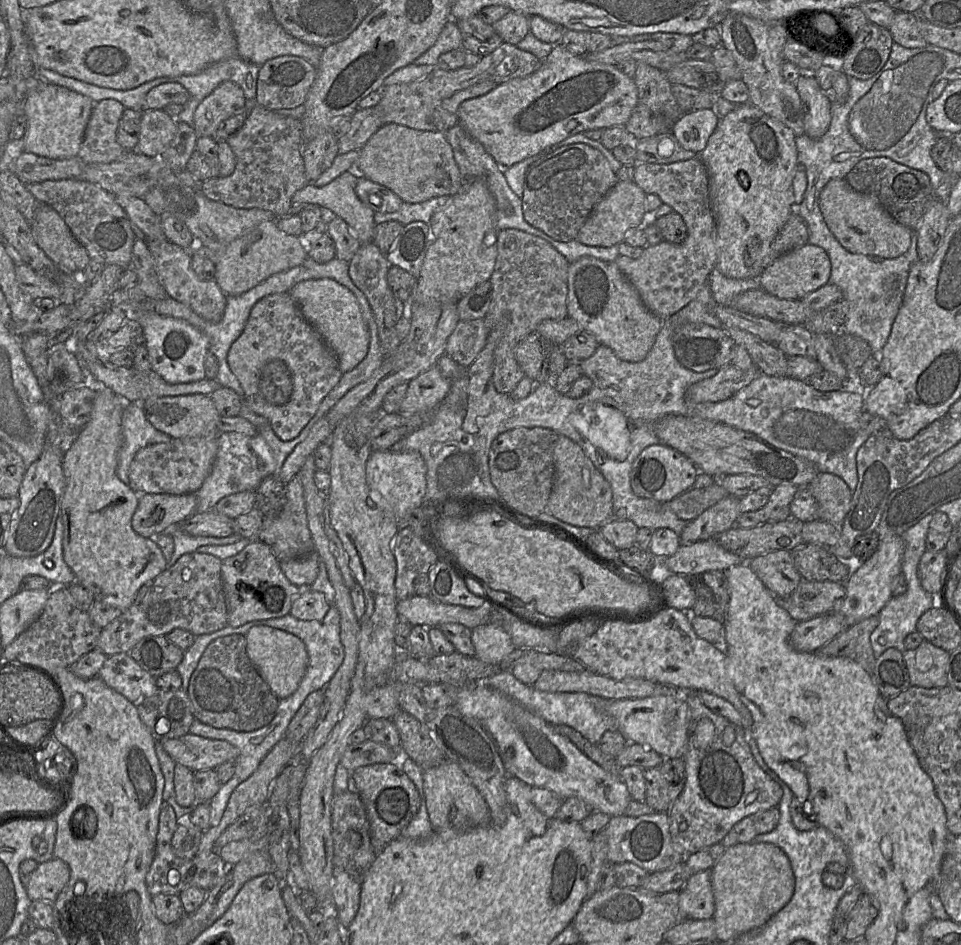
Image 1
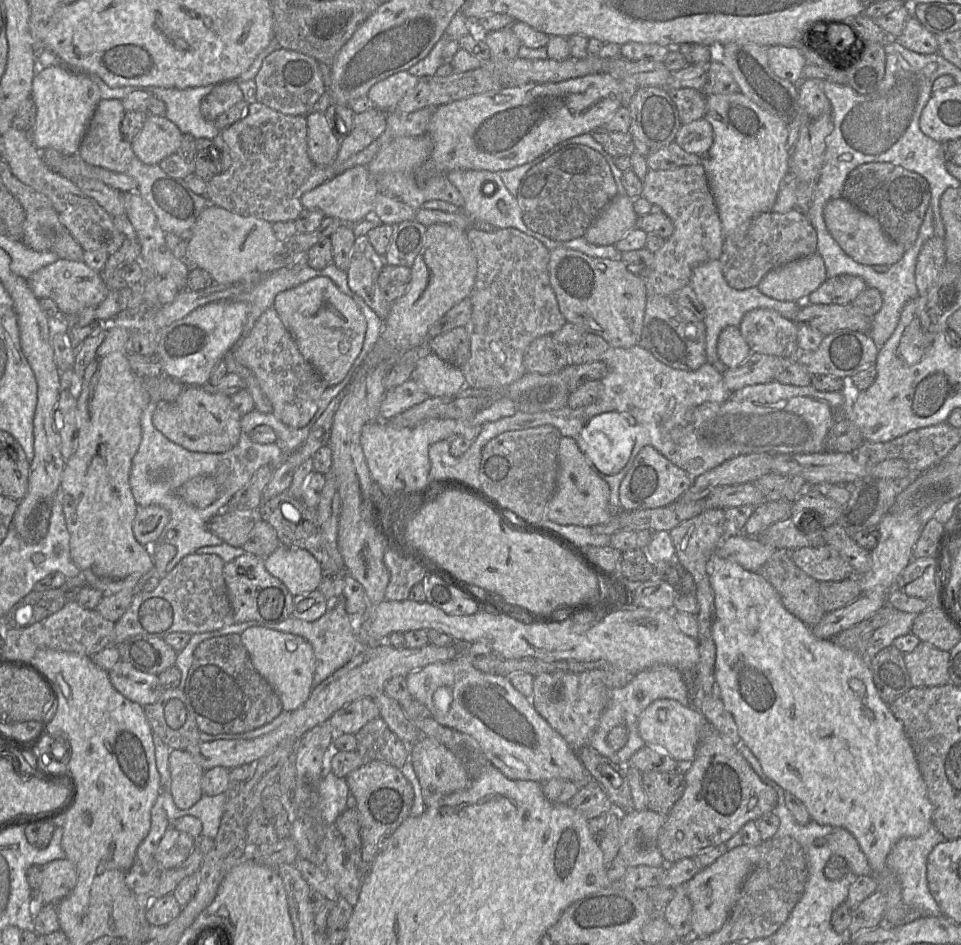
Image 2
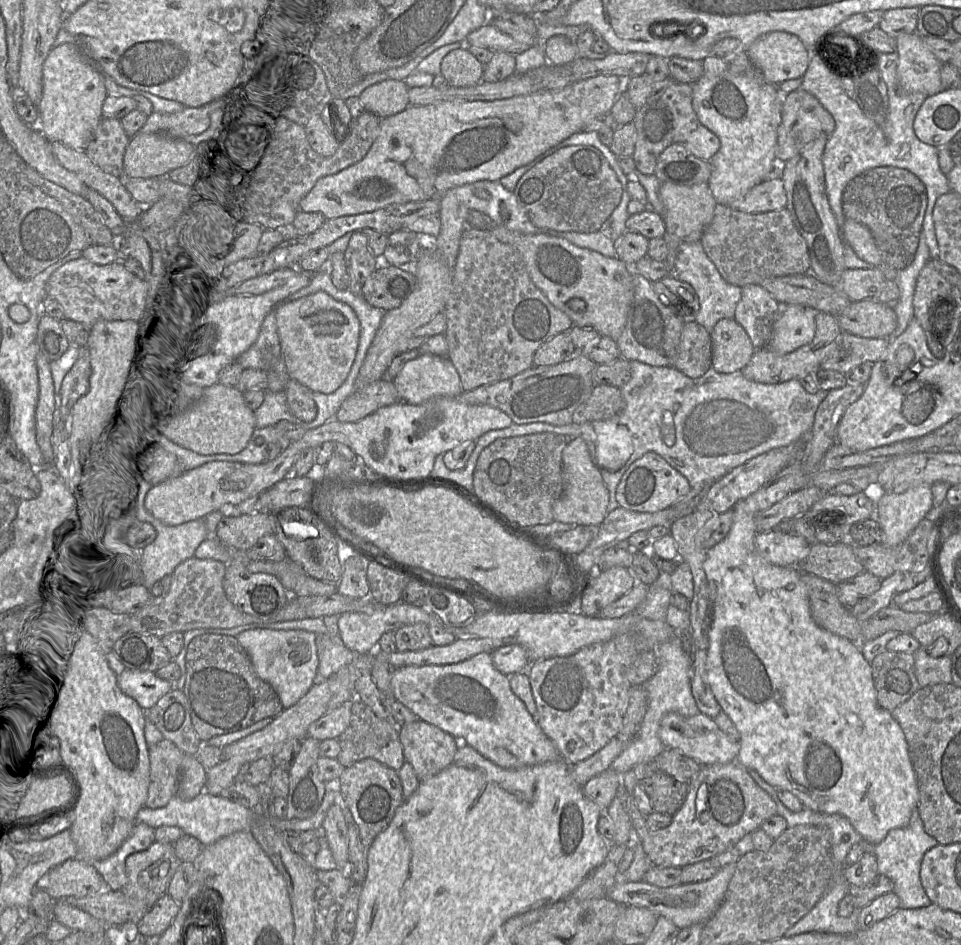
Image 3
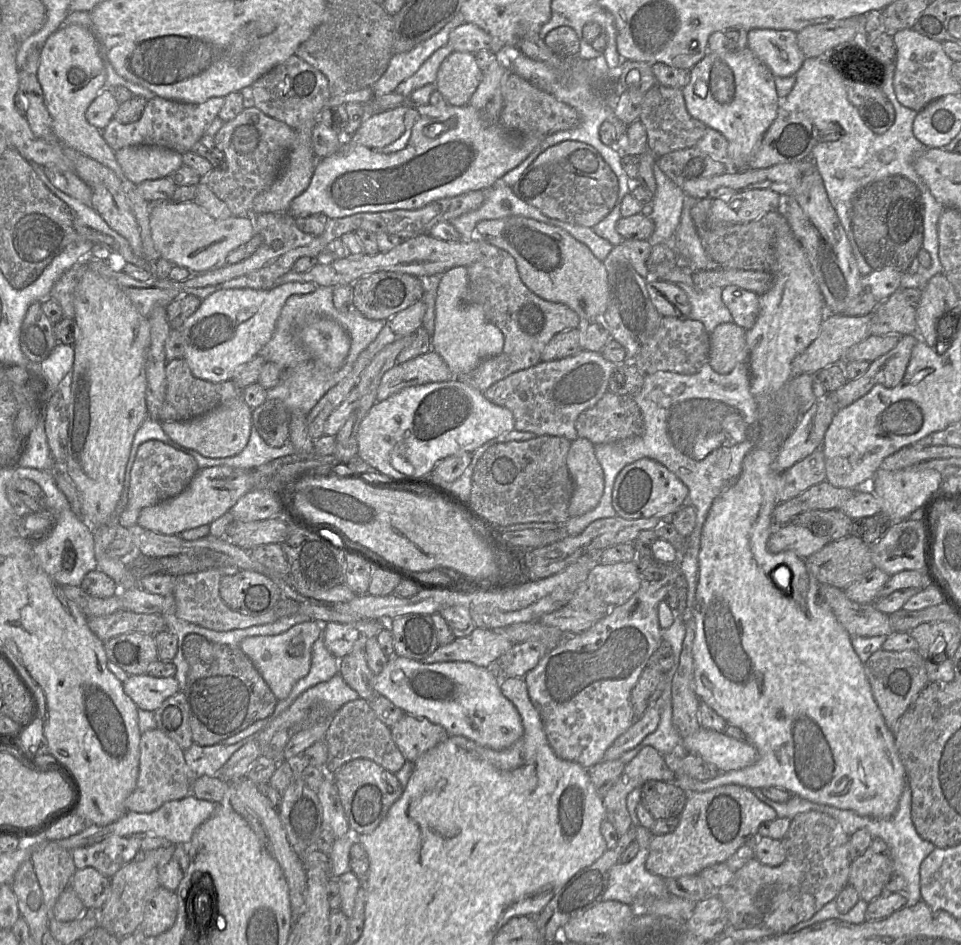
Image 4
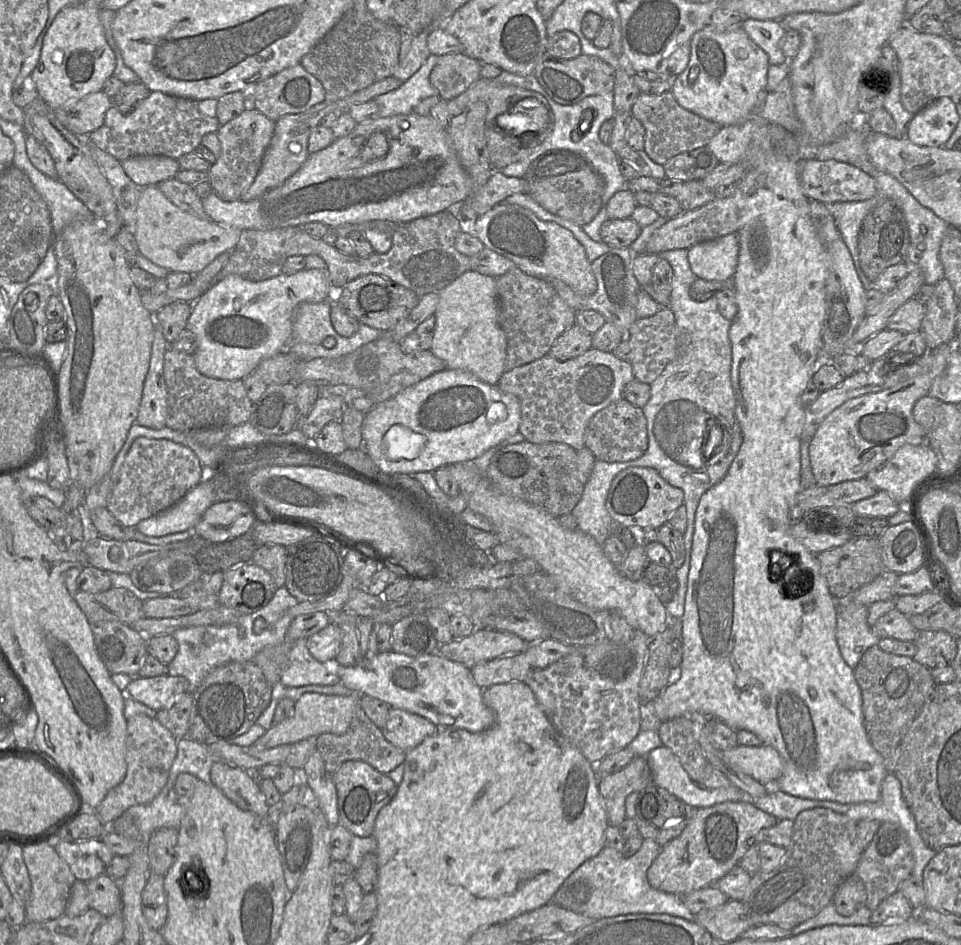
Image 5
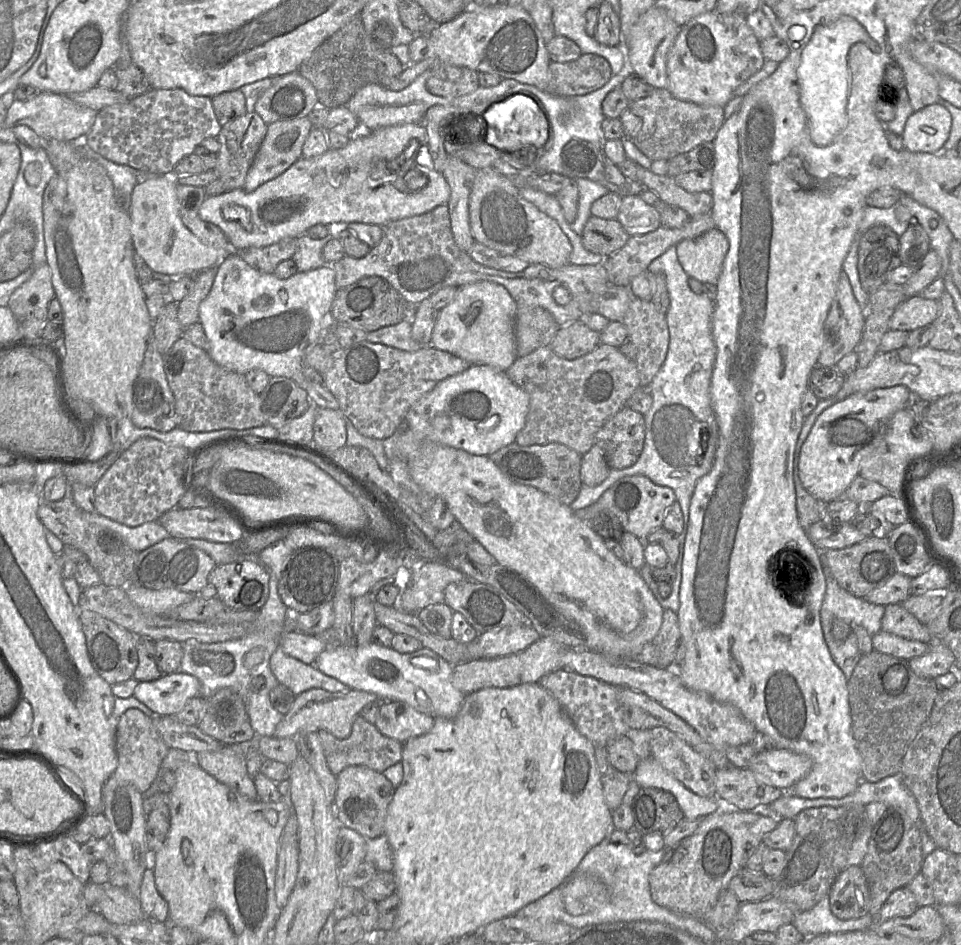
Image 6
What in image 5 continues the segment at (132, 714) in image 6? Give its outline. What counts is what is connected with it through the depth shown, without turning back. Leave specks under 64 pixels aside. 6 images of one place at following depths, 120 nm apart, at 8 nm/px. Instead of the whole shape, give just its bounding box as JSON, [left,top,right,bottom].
[94,714,177,826]

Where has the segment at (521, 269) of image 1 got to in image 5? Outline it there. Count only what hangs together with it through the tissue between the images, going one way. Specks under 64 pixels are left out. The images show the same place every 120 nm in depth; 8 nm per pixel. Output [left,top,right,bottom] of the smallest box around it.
[494,267,577,372]

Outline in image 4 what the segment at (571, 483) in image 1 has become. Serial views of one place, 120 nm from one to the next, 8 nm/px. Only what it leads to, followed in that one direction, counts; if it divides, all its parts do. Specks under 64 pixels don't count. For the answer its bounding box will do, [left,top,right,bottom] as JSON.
[567,438,604,517]

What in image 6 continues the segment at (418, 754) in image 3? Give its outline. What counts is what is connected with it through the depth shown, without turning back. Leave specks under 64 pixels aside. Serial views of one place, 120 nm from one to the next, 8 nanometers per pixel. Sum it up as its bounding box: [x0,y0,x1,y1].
[375,702,434,743]

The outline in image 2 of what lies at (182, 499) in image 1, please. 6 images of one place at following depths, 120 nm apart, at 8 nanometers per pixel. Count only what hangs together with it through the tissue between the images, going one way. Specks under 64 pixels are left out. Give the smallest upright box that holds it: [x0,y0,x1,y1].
[133,505,170,544]

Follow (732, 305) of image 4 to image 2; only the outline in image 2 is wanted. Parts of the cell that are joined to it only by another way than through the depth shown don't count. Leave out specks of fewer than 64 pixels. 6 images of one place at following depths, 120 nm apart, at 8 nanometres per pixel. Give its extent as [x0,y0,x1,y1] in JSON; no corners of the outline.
[739,308,798,358]

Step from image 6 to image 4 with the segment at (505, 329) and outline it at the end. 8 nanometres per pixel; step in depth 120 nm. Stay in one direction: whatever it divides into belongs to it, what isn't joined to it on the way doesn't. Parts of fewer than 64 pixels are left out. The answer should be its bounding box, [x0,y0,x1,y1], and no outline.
[432,266,504,379]

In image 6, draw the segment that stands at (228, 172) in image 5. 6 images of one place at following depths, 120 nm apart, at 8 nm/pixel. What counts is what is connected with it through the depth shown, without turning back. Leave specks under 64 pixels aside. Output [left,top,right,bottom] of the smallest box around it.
[213,112,268,190]

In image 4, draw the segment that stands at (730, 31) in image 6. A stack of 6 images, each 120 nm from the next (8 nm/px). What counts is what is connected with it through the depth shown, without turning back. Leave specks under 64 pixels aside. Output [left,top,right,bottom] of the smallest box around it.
[682,48,782,170]

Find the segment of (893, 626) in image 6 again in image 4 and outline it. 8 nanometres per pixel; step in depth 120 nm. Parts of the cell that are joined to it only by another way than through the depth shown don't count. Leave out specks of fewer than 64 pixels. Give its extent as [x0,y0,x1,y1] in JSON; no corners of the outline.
[819,585,893,637]

